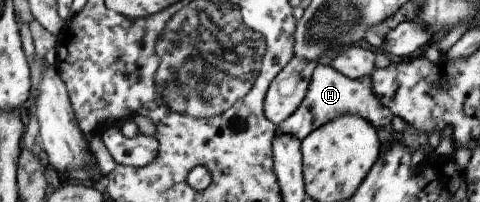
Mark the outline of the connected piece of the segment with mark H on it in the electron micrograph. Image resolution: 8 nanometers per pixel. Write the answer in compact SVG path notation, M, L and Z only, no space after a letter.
M326 60L319 62L312 73L312 80L310 80L306 96L302 99L302 104L298 106L298 110L292 116L288 116L284 122L277 126L278 134L284 132L284 134L296 136L298 140L302 141L308 134L314 132L316 128L332 122L338 116L356 114L356 116L362 116L364 120L372 123L382 146L389 145L400 138L399 134L392 128L392 120L395 115L386 106L382 106L380 100L374 96L371 80L372 72L355 80L338 72Z

